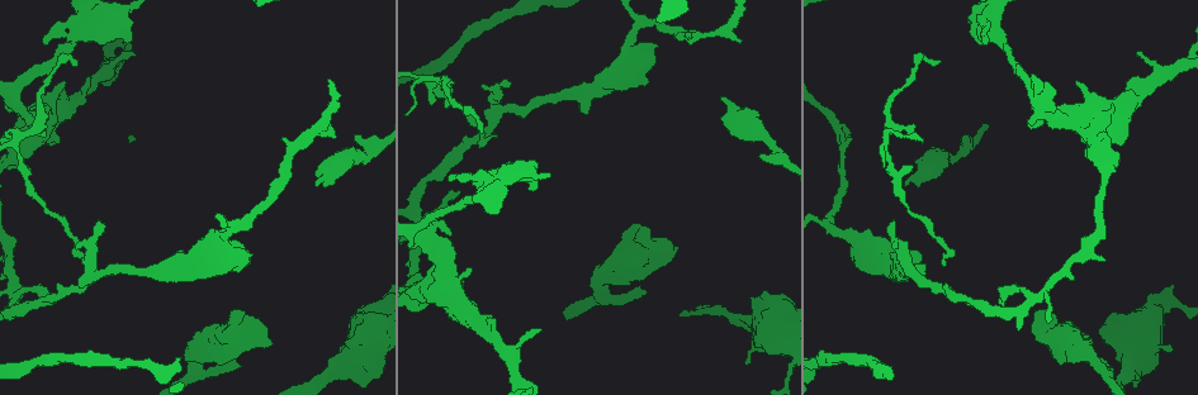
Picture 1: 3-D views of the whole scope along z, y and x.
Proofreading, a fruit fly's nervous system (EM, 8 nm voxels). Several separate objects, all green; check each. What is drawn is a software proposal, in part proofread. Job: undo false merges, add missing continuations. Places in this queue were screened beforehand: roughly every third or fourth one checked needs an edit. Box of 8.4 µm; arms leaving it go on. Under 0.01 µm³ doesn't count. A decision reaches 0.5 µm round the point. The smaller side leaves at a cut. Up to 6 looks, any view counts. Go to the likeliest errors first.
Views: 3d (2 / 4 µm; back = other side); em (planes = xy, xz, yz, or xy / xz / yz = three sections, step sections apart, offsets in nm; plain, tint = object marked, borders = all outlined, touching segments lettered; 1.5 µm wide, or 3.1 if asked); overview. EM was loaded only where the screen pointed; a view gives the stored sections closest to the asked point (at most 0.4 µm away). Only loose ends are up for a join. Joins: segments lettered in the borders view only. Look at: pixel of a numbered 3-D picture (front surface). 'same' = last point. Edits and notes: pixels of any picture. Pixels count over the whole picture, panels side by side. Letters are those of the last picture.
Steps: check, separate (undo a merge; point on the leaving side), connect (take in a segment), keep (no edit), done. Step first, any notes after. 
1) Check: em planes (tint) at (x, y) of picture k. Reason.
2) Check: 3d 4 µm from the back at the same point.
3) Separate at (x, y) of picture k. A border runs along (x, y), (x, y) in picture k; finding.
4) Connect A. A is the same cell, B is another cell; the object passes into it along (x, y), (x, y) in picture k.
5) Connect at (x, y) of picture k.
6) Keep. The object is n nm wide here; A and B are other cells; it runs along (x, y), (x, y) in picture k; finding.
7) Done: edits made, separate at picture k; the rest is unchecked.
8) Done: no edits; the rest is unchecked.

Check: 3d 2 µm from the back at (240, 367) of picture 1.

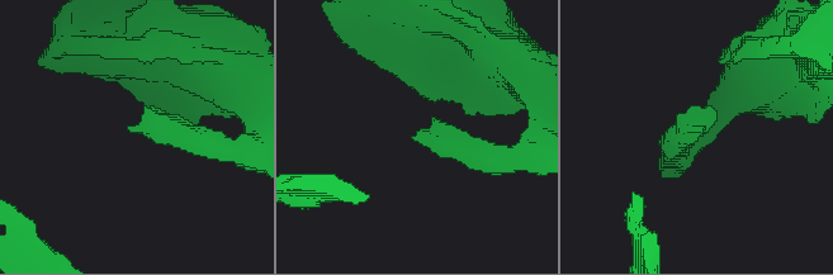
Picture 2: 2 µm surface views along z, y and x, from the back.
Check: em xy step 8 (tint) at (692, 130) of picture 2. Now the EM.

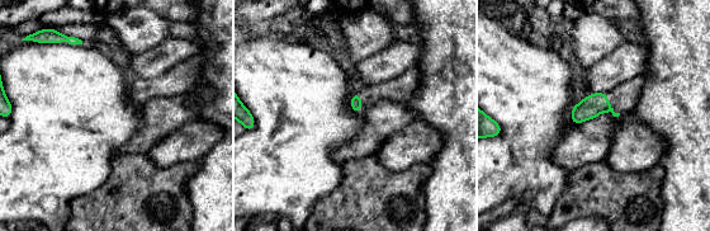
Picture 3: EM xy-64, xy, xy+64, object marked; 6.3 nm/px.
Check: em planes (borders) at the same point. Cut it another way.

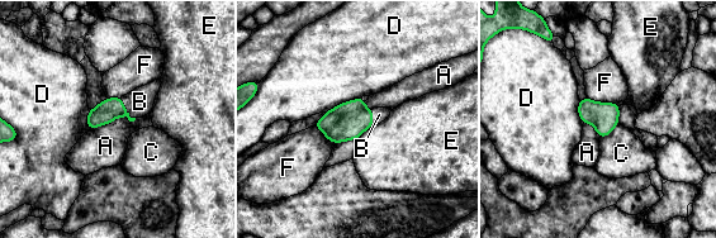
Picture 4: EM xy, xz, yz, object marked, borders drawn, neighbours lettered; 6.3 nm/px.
Connect B. B is the same cell, A, C, D, E and F are other cells; the object passes into it along (109, 109), (126, 109), (140, 101) in picture 4; it goes on there.

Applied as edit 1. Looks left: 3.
Check: overview.

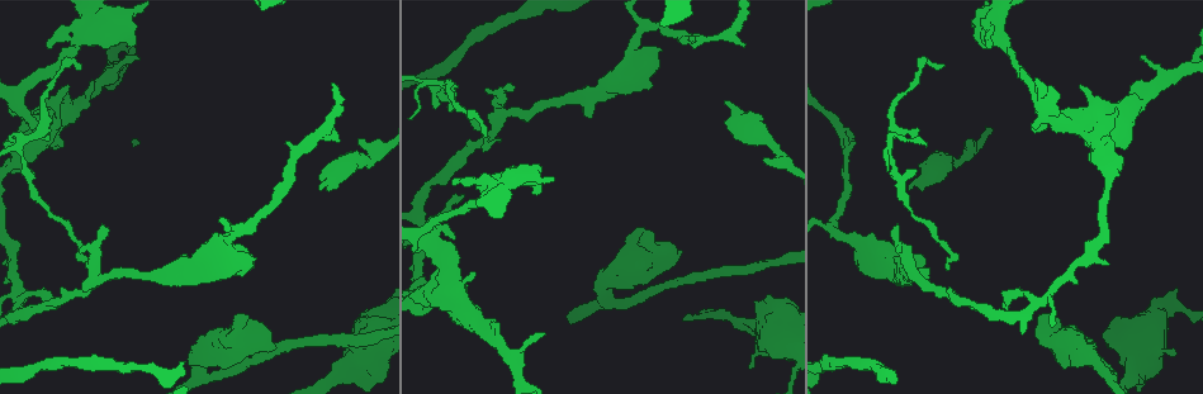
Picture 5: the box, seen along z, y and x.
Check: 3d 4 µm at (48, 47) of picture 5. Branch stops here.

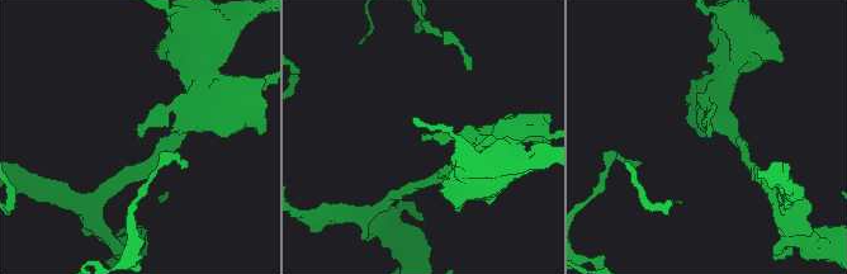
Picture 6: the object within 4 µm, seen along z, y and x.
Check: em planes (borders) at (423, 137) of picture 6. Need the tissue.

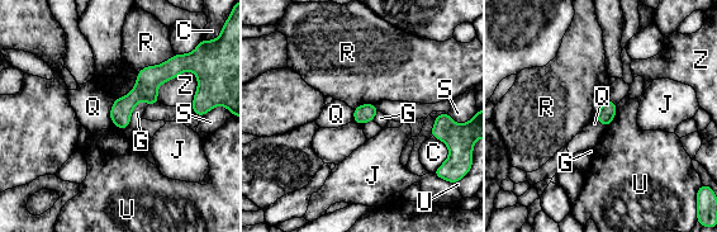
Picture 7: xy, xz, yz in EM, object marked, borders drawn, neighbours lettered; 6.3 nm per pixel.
Keep. The longest contact is with Z, 300 nm; C, G, J, Q, R, S, U and Z are other cells; no lettered segment goes on from it.

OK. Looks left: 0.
Done: edits made, connect at picture 4; the rest is unchecked.

